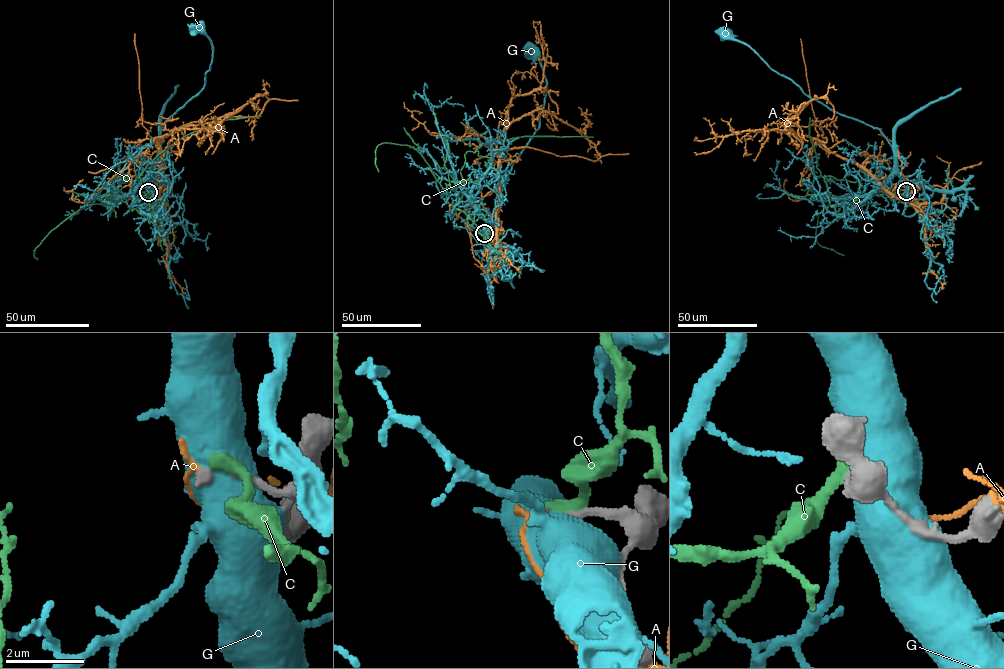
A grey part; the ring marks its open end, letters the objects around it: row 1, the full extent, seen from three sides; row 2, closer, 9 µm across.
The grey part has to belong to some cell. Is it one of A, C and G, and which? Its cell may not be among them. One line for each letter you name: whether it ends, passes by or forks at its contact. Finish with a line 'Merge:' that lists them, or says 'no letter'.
Merge: no letter

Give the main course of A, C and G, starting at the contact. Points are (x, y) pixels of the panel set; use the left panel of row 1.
A: (148, 192), (159, 202), (162, 150), (155, 139), (236, 113), (255, 97), (268, 99), (258, 116), (227, 117)
C: (149, 192), (113, 193), (112, 185), (118, 176), (141, 179), (153, 216), (95, 193)
G: (148, 192), (149, 176), (159, 149), (162, 128), (203, 87), (205, 74), (209, 69), (212, 45), (201, 27)

